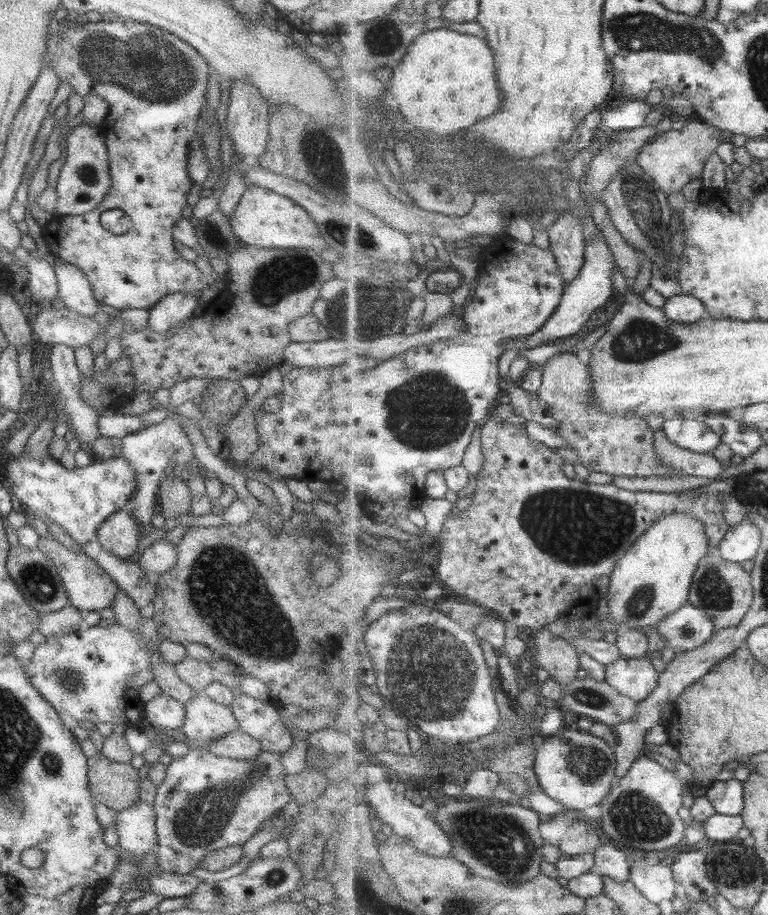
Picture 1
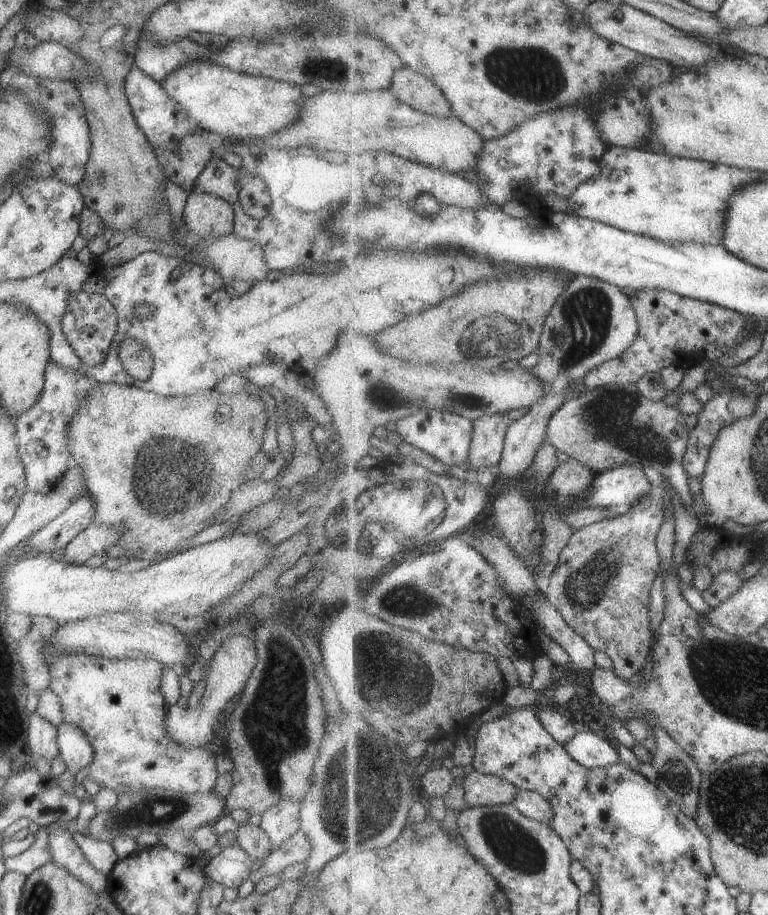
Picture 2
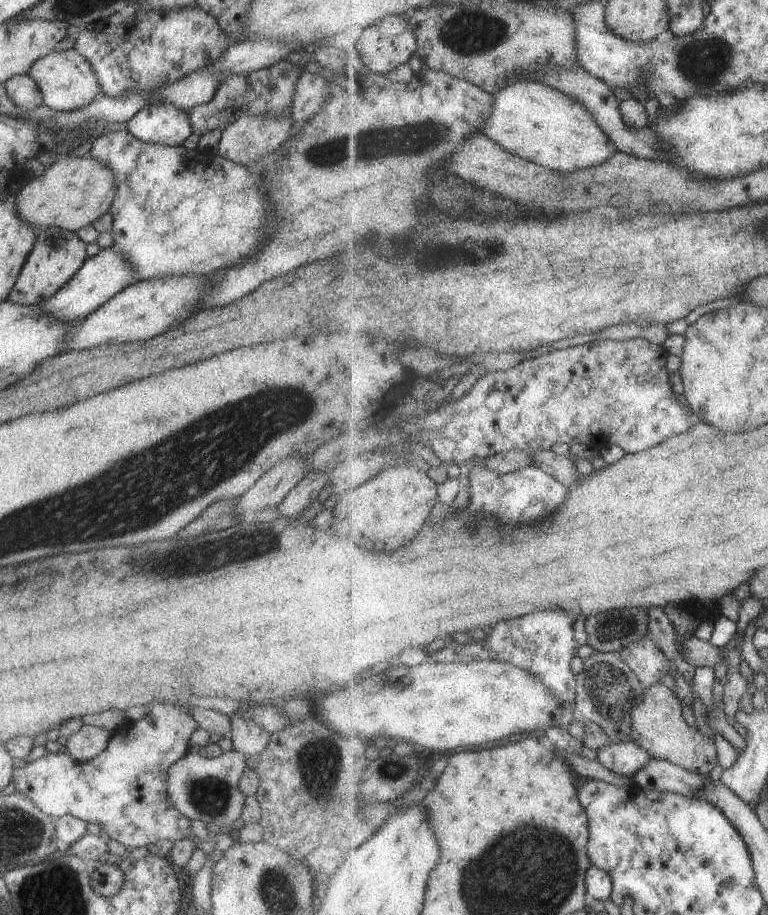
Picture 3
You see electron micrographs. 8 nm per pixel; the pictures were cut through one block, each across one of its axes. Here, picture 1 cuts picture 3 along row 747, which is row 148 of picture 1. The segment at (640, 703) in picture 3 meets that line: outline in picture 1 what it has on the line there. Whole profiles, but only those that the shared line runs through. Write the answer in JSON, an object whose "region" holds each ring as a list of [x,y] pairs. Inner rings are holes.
{"region":[[[703,121],[690,122],[689,126],[681,130],[671,129],[655,135],[653,141],[649,141],[641,149],[636,161],[667,195],[676,194],[693,179],[697,177],[701,179],[707,158],[715,154],[715,150],[723,142],[731,142],[731,139],[727,139],[731,135],[732,133],[722,131],[719,127],[708,125]]]}

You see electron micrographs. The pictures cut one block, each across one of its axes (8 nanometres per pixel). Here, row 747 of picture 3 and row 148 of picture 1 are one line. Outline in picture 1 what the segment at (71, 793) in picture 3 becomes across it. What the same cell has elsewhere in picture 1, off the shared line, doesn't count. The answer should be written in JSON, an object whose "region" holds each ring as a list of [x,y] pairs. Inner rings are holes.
{"region":[[[53,20],[47,31],[44,64],[49,64],[59,82],[67,82],[72,92],[82,97],[101,94],[107,102],[109,129],[103,132],[103,141],[111,178],[111,187],[97,208],[81,215],[58,215],[59,222],[49,222],[47,230],[43,230],[47,250],[53,257],[79,268],[89,280],[95,300],[115,310],[149,310],[167,294],[200,291],[207,287],[208,278],[195,268],[193,261],[184,260],[177,254],[172,238],[173,225],[187,215],[186,194],[193,184],[187,175],[187,154],[189,141],[195,135],[203,96],[206,96],[211,68],[205,59],[184,40],[145,22],[83,20],[61,27]],[[113,208],[121,210],[130,219],[129,230],[123,235],[113,235],[99,223],[101,212]]]}

